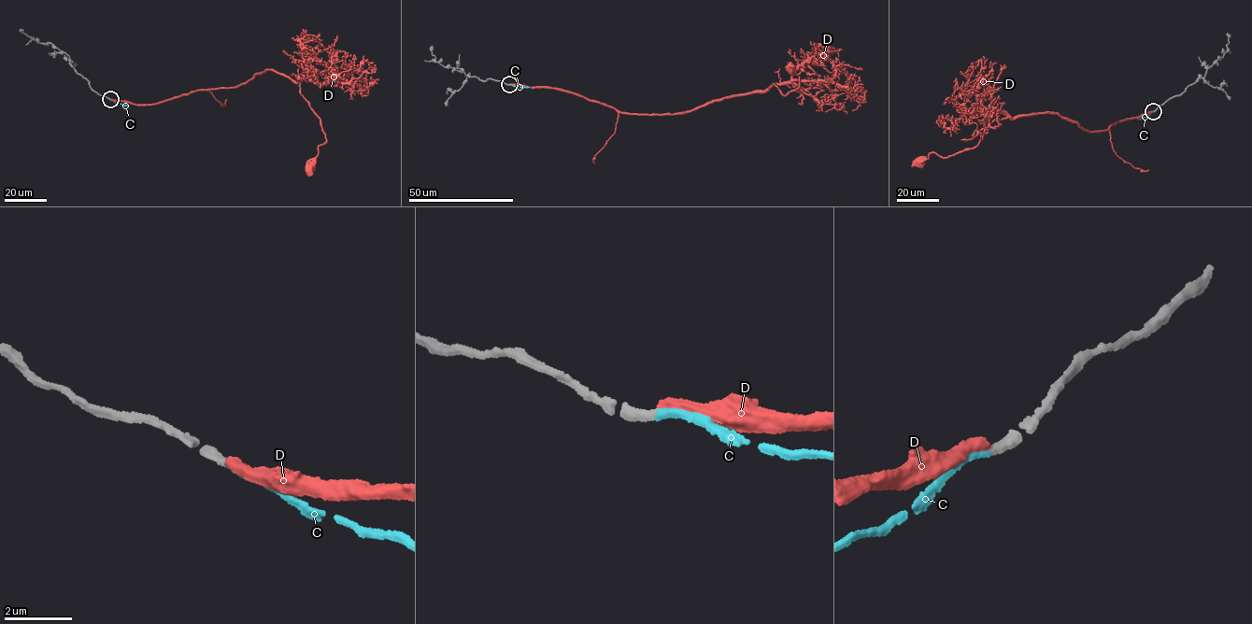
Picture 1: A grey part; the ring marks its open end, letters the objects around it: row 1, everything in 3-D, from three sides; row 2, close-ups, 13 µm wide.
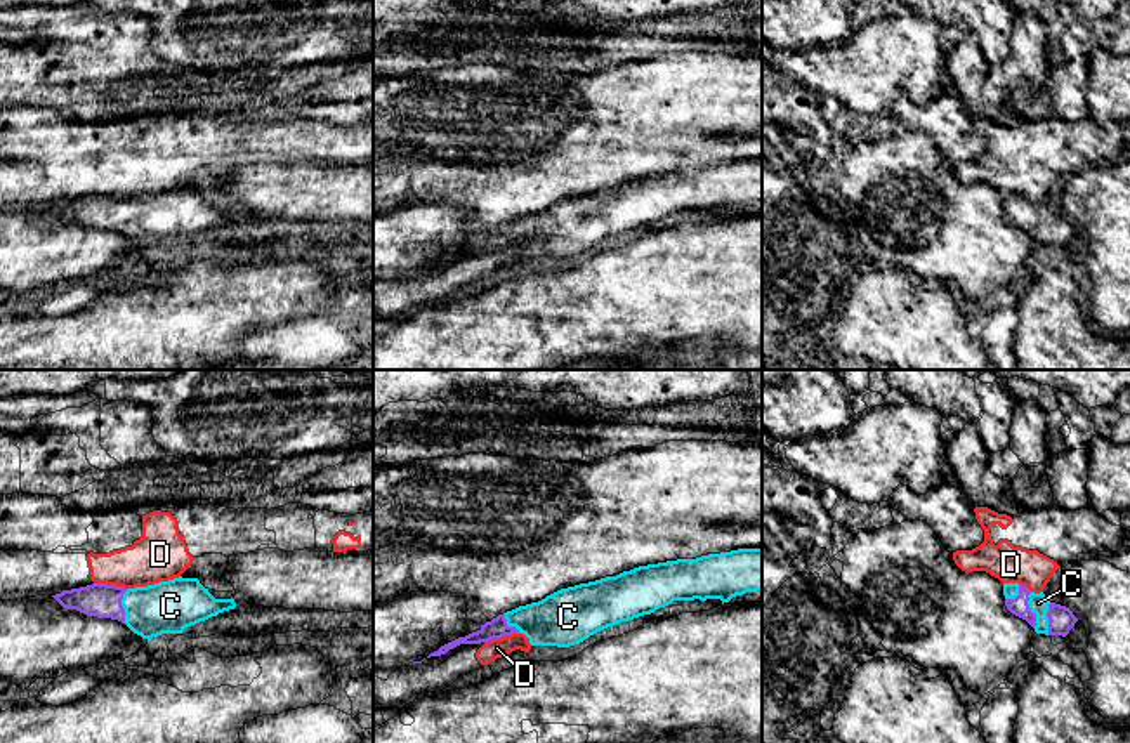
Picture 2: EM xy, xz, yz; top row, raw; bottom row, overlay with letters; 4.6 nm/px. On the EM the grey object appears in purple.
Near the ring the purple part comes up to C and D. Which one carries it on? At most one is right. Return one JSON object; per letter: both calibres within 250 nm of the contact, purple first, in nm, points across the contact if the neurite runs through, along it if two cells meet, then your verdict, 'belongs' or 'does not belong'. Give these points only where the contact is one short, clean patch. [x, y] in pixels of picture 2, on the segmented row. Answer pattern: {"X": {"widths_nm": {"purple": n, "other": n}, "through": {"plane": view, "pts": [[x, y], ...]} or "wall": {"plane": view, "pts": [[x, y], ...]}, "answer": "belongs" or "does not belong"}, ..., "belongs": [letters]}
{"C": {"widths_nm": {"purple": 90, "other": 100}, "through": {"plane": "yz", "pts": [[1018, 606], [1030, 610], [1038, 603]]}, "answer": "belongs"}, "D": {"widths_nm": {"purple": 160, "other": 240}, "wall": {"plane": "xy", "pts": [[94, 582], [127, 589]]}, "answer": "does not belong"}, "belongs": ["C"]}

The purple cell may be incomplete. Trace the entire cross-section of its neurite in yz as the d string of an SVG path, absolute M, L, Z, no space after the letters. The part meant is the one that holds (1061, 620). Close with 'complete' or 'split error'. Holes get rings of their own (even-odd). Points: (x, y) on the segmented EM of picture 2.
M1003 583L1003 595L1007 609L1026 620L1036 634L1066 637L1078 621L1069 608L1050 602L1043 592L1035 594L1021 583Z | split error

